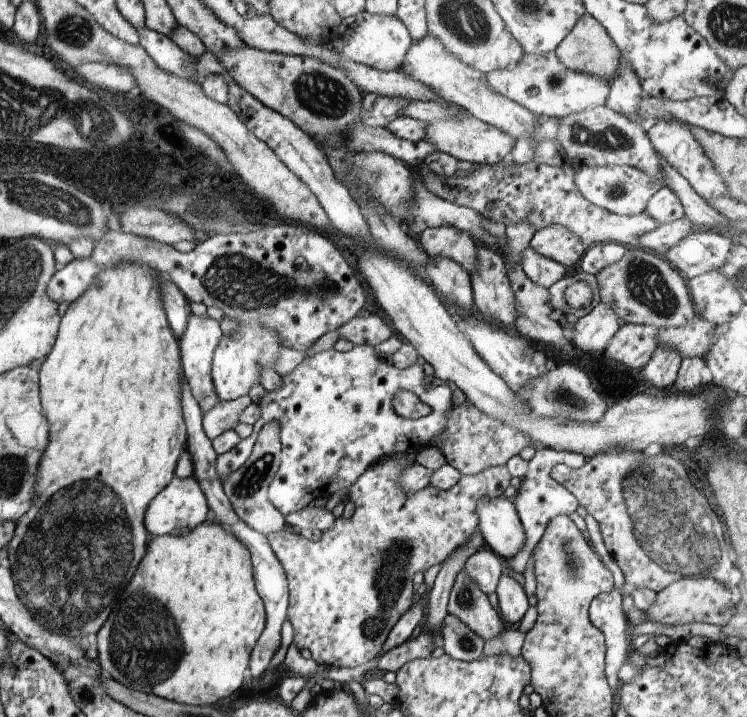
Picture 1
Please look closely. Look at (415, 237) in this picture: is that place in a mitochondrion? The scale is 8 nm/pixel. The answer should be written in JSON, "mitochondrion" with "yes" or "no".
{"mitochondrion":"no"}

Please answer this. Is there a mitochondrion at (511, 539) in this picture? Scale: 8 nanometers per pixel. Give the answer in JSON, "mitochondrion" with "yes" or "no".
{"mitochondrion":"no"}

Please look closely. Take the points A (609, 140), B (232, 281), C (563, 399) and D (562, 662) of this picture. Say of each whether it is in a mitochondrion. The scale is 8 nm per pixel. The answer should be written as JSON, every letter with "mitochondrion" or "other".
{"A":"mitochondrion","B":"mitochondrion","C":"mitochondrion","D":"other"}

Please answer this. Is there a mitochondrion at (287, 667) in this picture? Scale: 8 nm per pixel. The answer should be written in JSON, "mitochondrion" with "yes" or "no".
{"mitochondrion":"no"}

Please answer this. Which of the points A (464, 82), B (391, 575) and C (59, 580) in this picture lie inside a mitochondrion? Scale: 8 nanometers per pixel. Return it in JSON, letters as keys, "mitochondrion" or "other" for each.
{"A":"other","B":"mitochondrion","C":"mitochondrion"}

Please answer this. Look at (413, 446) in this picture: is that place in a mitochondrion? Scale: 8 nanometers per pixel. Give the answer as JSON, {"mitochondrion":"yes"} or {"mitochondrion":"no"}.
{"mitochondrion":"no"}

